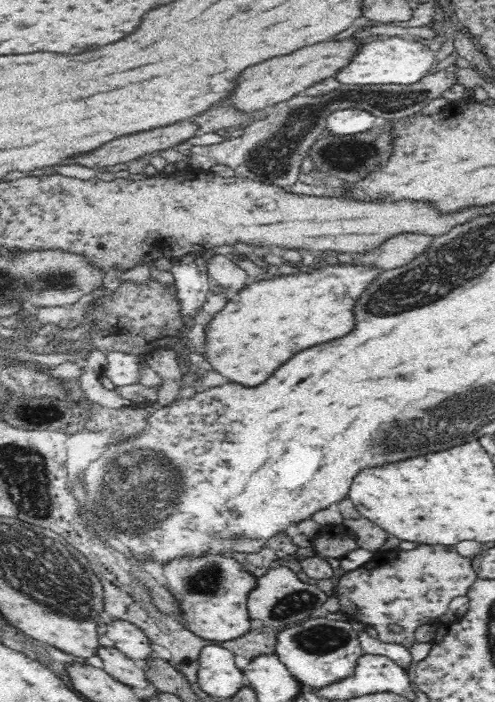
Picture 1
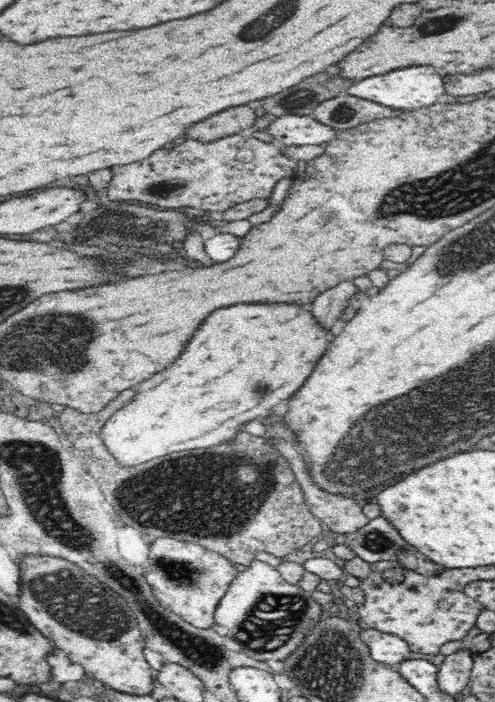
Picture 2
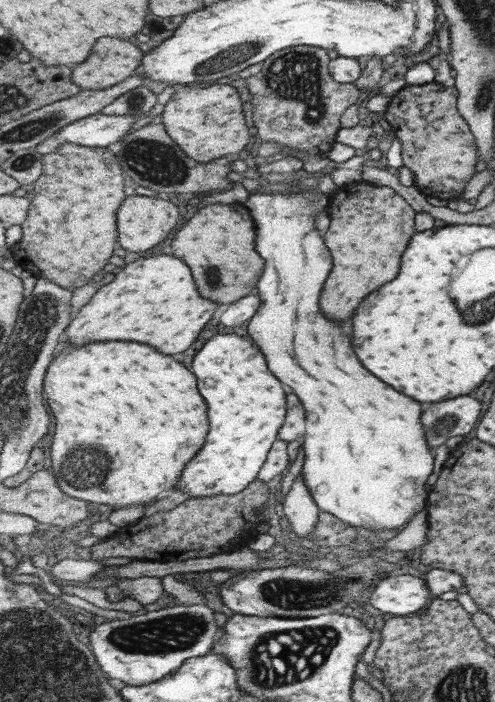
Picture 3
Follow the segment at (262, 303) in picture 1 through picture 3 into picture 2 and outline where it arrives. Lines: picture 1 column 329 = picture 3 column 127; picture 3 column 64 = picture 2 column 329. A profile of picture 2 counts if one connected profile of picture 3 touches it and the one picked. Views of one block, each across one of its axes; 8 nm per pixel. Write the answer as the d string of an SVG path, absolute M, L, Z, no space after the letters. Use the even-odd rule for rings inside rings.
M236 304L232 308L220 308L204 318L204 324L196 328L174 364L142 382L134 398L103 422L99 438L124 468L134 468L172 452L196 451L196 448L207 450L232 443L248 422L267 418L276 404L284 402L290 394L294 394L294 390L302 388L331 337L314 322L314 318L310 318L306 310L298 306Z

